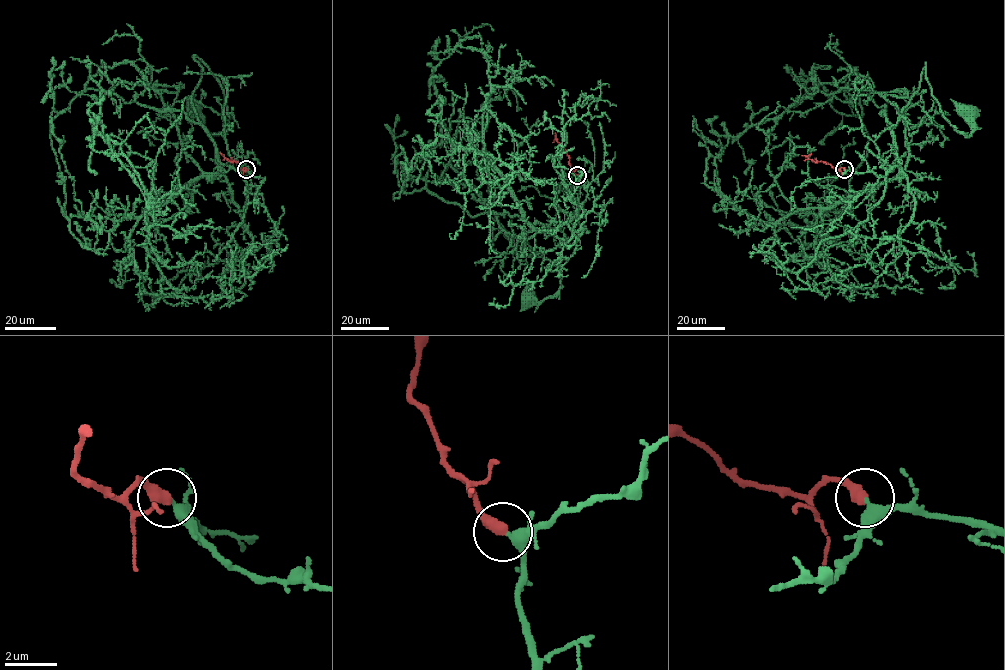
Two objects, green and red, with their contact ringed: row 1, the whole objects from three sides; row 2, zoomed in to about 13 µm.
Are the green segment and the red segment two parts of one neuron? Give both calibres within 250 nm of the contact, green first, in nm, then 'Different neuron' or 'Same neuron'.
Thickness 240 nm (green) against 480 nm. Same neuron

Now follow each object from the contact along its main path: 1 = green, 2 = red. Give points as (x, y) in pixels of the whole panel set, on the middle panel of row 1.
1: (577, 175), (579, 211), (526, 237), (560, 287), (539, 302), (527, 295)
2: (577, 175), (554, 133)

